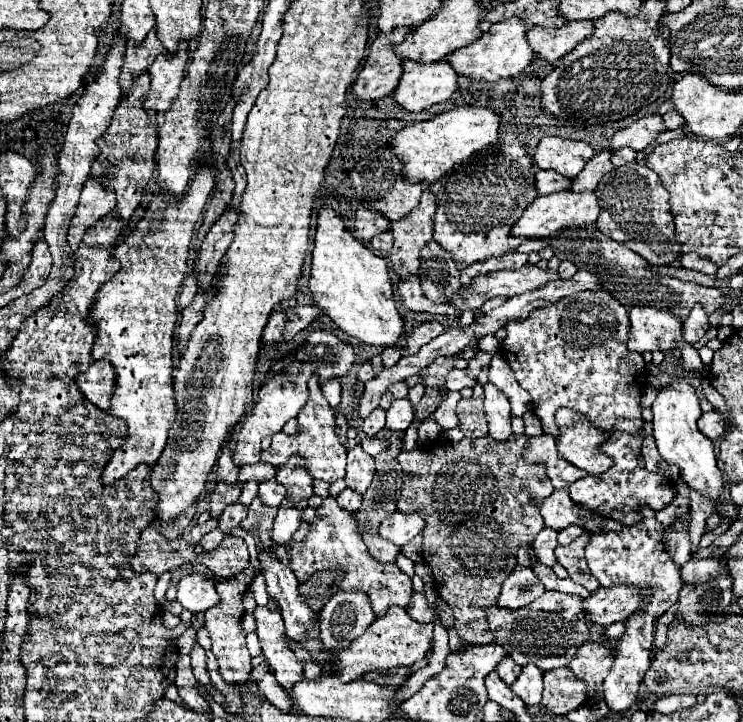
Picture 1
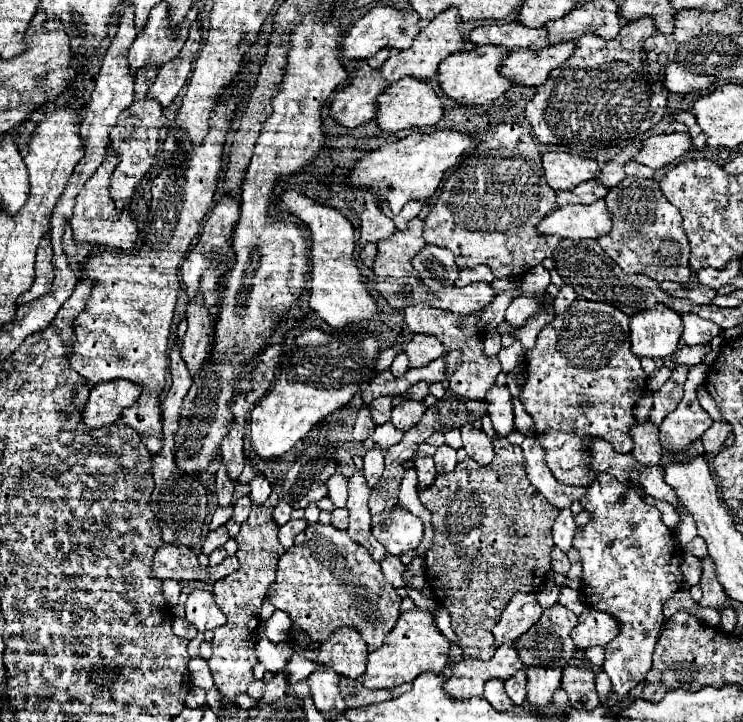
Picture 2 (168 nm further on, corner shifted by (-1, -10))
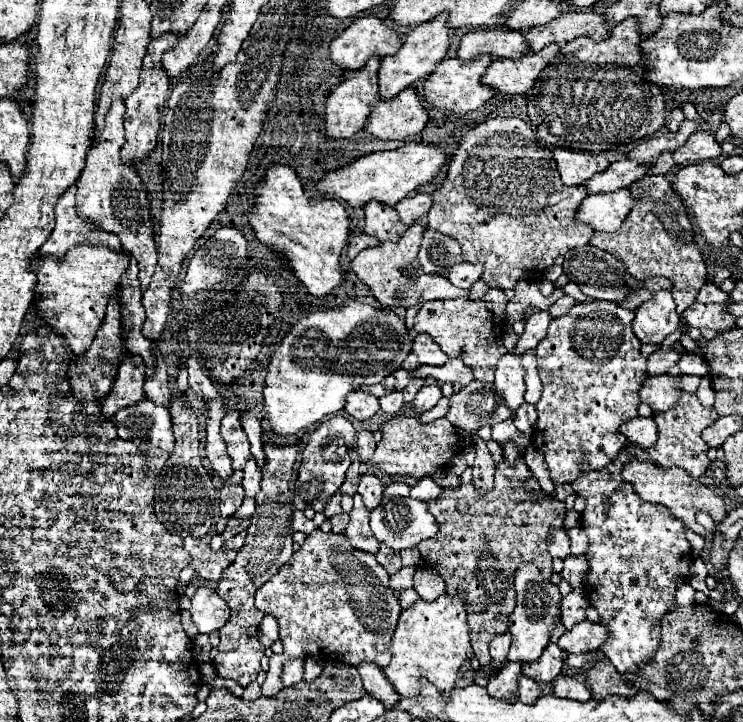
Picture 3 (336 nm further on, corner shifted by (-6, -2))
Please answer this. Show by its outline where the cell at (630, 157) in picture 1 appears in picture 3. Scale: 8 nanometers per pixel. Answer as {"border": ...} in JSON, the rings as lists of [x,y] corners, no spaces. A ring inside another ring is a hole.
{"border":[[[664,152],[664,154],[654,162],[654,166],[650,168],[650,174],[666,174],[666,172],[670,172],[674,166],[676,166],[676,162],[672,160],[672,152]]]}

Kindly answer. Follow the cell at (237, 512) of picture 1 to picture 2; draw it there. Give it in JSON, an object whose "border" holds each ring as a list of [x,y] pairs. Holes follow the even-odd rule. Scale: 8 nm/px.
{"border":[[[243,496],[243,498],[239,498],[235,504],[233,504],[233,522],[237,522],[237,524],[243,524],[245,520],[247,520],[247,516],[249,516],[249,508],[251,508],[251,500],[249,500],[249,496]]]}

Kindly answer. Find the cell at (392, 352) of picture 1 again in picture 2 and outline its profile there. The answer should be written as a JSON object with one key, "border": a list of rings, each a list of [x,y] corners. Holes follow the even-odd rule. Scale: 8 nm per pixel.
{"border":[[[399,352],[397,356],[395,356],[395,360],[393,360],[393,364],[391,364],[391,374],[395,376],[395,378],[401,378],[407,370],[409,370],[409,362],[407,362],[407,354],[405,352]]]}

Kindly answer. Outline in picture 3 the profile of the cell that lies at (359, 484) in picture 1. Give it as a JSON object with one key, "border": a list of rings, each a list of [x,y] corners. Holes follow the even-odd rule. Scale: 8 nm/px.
{"border":[[[356,494],[356,496],[354,496],[354,510],[352,510],[352,514],[350,514],[350,524],[346,526],[344,536],[350,540],[352,548],[374,554],[374,552],[378,550],[380,542],[372,536],[372,530],[370,530],[370,526],[368,526],[368,518],[370,518],[370,512],[368,512],[366,506],[362,504],[360,494]]]}

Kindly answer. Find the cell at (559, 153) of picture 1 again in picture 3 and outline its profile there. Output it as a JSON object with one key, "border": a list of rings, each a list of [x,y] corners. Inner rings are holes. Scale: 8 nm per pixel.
{"border":[[[554,150],[554,160],[566,186],[580,186],[594,174],[604,172],[610,166],[604,154],[570,152],[570,150]]]}

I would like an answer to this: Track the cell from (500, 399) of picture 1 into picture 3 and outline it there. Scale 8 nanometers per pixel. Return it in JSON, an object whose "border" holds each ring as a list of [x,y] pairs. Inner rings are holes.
{"border":[[[508,352],[500,358],[498,368],[496,368],[494,384],[502,392],[506,404],[512,410],[516,410],[520,404],[524,404],[524,390],[526,390],[524,376],[526,376],[526,370],[522,366],[520,356]]]}

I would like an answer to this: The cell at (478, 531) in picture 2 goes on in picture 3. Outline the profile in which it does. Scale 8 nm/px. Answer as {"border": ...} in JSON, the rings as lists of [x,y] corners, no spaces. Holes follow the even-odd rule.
{"border":[[[504,460],[496,466],[496,484],[494,490],[480,496],[472,482],[462,482],[456,490],[444,490],[442,498],[438,502],[428,502],[430,512],[436,516],[440,530],[432,540],[426,540],[424,546],[418,546],[420,556],[426,564],[430,564],[446,582],[448,594],[464,594],[466,596],[466,612],[468,612],[468,626],[470,626],[470,638],[472,648],[478,658],[478,662],[484,666],[490,662],[488,646],[492,642],[492,636],[498,636],[500,632],[508,632],[510,626],[510,614],[516,606],[516,590],[514,590],[514,572],[520,564],[532,562],[540,568],[540,572],[550,578],[552,576],[552,556],[546,550],[546,536],[552,528],[564,528],[564,502],[556,498],[548,498],[542,492],[540,500],[532,500],[526,494],[526,478],[530,476],[530,468],[524,460],[520,460],[516,466],[508,466]]]}

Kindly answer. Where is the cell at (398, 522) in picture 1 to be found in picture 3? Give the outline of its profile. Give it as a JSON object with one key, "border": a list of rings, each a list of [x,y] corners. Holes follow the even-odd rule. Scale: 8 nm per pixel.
{"border":[[[392,482],[392,484],[388,484],[384,488],[382,502],[370,514],[370,528],[372,528],[372,532],[374,532],[374,536],[376,536],[378,542],[382,542],[388,548],[400,552],[404,548],[418,546],[422,540],[434,538],[436,532],[438,532],[438,522],[430,514],[426,502],[416,500],[416,498],[410,496],[410,486],[408,484]]]}

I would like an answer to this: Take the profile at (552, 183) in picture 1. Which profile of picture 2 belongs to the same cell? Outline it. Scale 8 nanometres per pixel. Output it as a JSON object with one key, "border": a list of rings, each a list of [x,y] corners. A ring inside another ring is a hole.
{"border":[[[589,180],[589,182],[583,182],[583,184],[579,184],[577,188],[573,188],[569,192],[559,190],[557,192],[557,204],[559,206],[567,206],[567,204],[591,204],[593,200],[599,200],[605,194],[607,194],[605,186],[599,186],[599,182]]]}

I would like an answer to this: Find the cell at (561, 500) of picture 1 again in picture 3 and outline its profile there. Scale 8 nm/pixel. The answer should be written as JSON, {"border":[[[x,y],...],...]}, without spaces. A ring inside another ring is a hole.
{"border":[[[572,528],[572,530],[568,530],[568,536],[570,536],[570,542],[572,542],[570,554],[572,556],[586,554],[586,550],[588,550],[588,536],[586,536],[586,532],[582,528]]]}

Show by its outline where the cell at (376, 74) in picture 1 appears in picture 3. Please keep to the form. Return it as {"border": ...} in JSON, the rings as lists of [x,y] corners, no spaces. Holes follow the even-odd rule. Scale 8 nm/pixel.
{"border":[[[372,58],[360,72],[350,72],[350,76],[330,92],[330,96],[326,98],[326,112],[324,112],[326,114],[326,134],[330,138],[336,138],[336,140],[348,138],[364,128],[372,104],[380,100],[378,66],[380,66],[380,60]]]}

